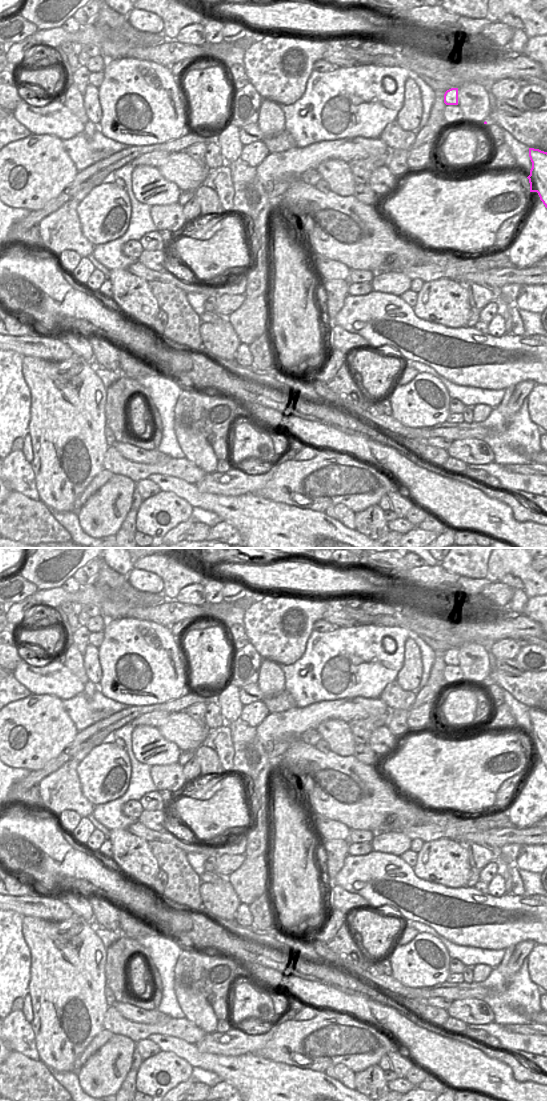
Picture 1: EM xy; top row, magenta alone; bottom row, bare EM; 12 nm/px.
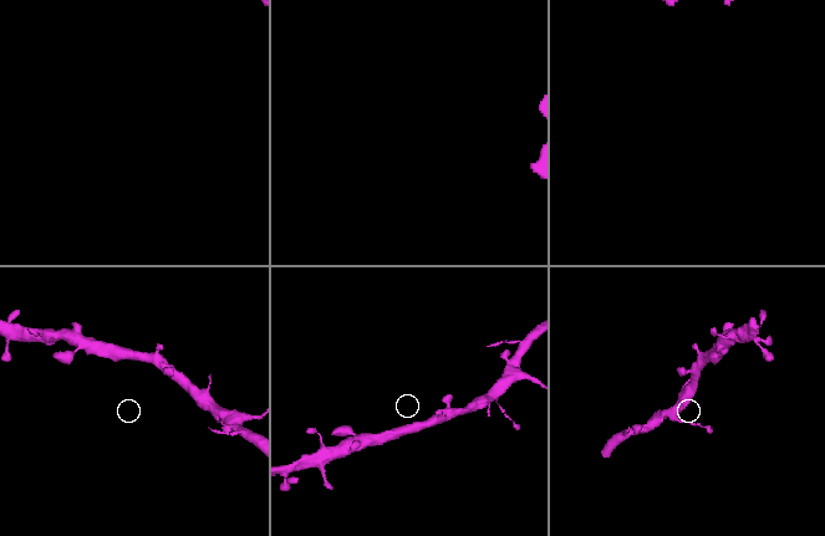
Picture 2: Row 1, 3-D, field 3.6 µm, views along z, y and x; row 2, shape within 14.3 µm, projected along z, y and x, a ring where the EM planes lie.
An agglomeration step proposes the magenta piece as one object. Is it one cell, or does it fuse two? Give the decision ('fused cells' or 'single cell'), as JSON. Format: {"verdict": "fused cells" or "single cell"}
{"verdict": "single cell"}

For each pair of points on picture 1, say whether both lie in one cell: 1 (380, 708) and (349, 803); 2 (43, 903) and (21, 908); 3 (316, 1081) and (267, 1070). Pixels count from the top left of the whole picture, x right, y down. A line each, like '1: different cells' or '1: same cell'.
1: different cells
2: same cell
3: same cell

